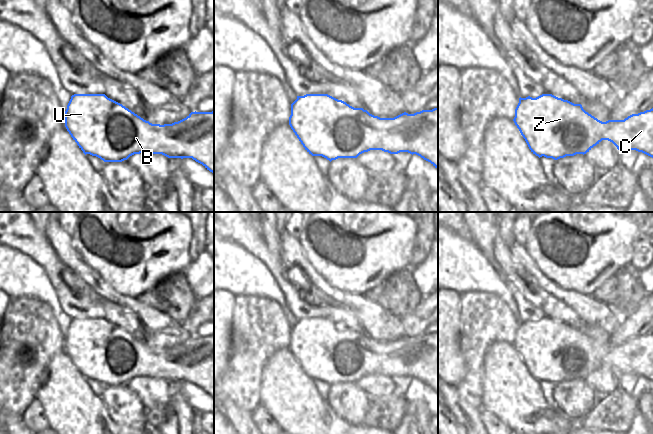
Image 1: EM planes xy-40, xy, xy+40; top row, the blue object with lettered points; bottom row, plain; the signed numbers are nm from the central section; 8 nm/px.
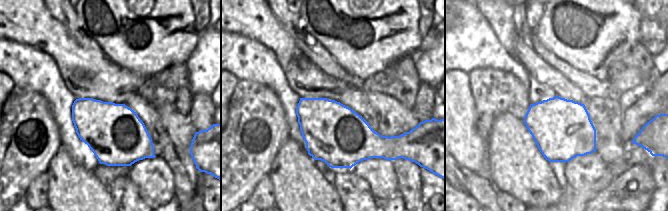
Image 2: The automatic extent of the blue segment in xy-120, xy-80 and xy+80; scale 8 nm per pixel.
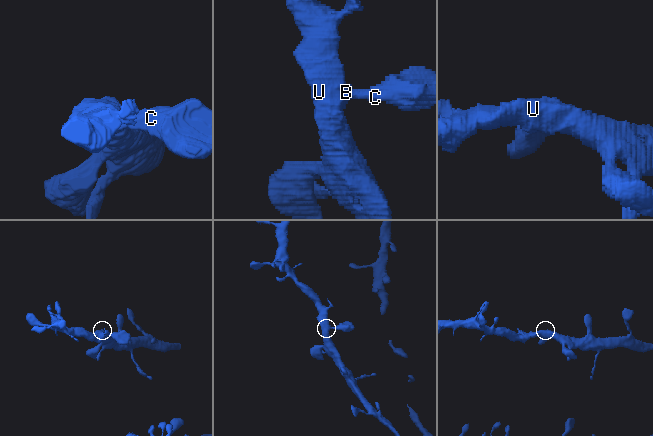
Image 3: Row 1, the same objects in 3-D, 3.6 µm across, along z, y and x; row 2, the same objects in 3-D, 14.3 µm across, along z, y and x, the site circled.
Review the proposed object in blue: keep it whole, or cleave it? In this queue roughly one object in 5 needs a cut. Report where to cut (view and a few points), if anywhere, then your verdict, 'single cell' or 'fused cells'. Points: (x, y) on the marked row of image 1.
no cut; single cell

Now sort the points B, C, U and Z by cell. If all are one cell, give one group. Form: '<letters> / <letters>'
B C U Z

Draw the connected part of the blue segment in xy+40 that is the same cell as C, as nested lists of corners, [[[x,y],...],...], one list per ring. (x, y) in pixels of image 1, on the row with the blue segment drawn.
[[[542,94],[536,98],[519,98],[513,119],[529,149],[539,158],[558,160],[586,154],[602,140],[612,142],[618,150],[636,150],[653,158],[653,108],[632,114],[624,120],[602,122],[586,112],[581,104]]]

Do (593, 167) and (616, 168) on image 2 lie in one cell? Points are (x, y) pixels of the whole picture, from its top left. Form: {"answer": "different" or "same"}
{"answer": "different"}

